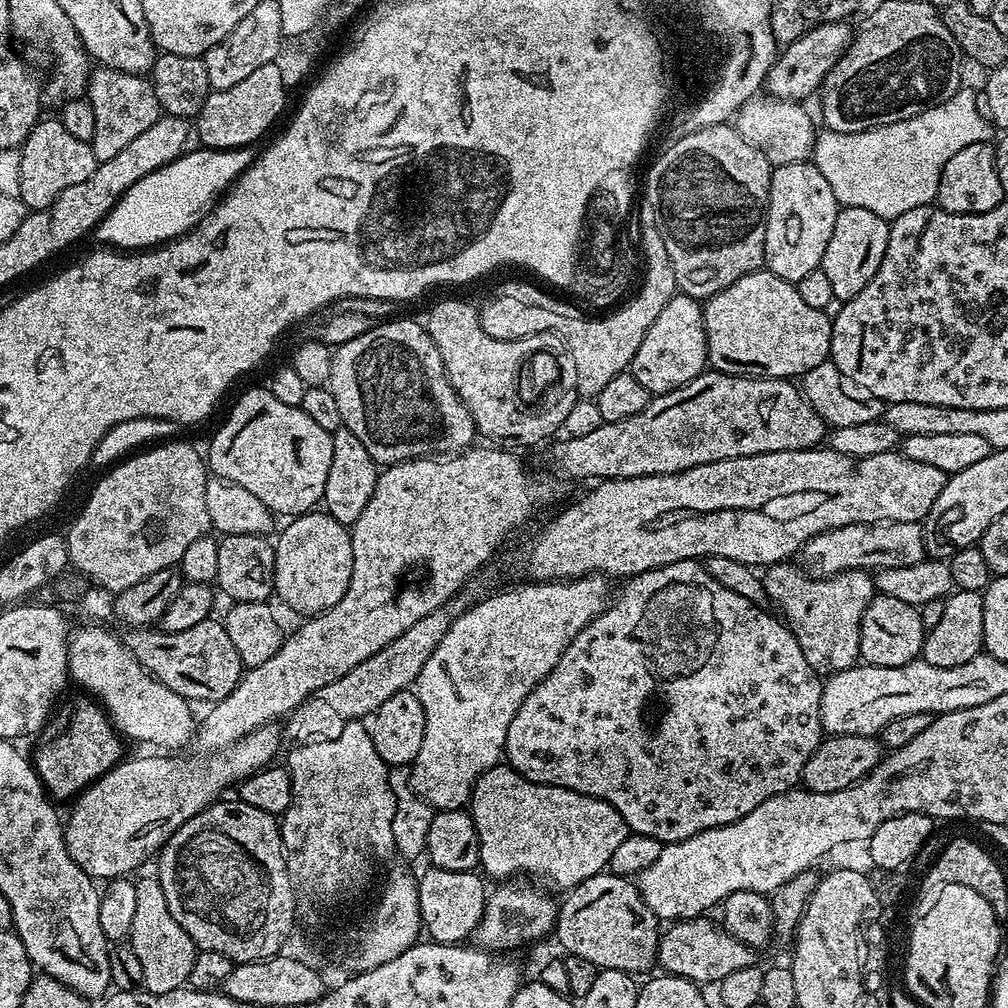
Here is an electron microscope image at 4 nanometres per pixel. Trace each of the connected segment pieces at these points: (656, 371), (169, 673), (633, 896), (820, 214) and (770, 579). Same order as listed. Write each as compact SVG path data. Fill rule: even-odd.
M677 294L670 298L670 302L666 302L662 314L654 318L654 326L646 330L646 338L642 338L638 354L634 354L630 371L634 378L638 378L638 382L642 382L642 386L646 386L649 394L659 394L681 388L705 371L707 364L708 343L701 301Z
M209 618L198 622L198 626L190 626L190 630L177 632L162 632L147 627L134 628L125 633L122 636L124 644L134 654L134 658L138 658L140 665L154 678L158 678L158 682L162 682L170 690L174 690L174 694L183 696L189 702L197 702L196 700L215 702L226 698L226 694L230 694L230 690L238 686L242 675L238 650L234 650L234 642L230 642L230 634L226 634L224 625L219 619Z
M611 870L599 872L596 876L586 878L576 888L567 889L568 896L558 904L556 913L556 926L554 937L565 949L567 955L586 958L586 962L594 962L596 969L609 968L610 970L622 970L629 974L637 974L643 968L655 965L660 950L661 921L646 906L646 902L640 896L639 887L629 877L615 876Z
M794 162L793 165L773 167L770 178L768 214L764 225L764 262L767 271L778 278L793 282L806 278L810 270L820 266L822 254L834 234L834 218L838 218L841 205L830 190L830 182L822 178L822 170L812 162Z
M792 562L767 565L762 572L767 599L780 607L779 615L794 634L798 646L802 646L802 654L806 654L806 662L810 662L817 676L827 678L857 667L862 614L866 614L866 606L870 606L874 595L873 577L867 571L850 569L811 580L812 576L800 568L795 568Z

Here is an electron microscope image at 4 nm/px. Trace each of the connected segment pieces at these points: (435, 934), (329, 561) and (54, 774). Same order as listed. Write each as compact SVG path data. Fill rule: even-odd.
M431 866L425 869L424 873L419 873L416 885L418 886L420 922L427 939L437 944L465 943L475 933L484 913L485 877L479 871L451 872Z
M313 510L303 512L301 516L289 519L288 524L280 532L280 537L275 537L274 547L274 592L281 596L296 612L304 612L305 617L315 616L318 612L330 610L346 594L350 586L350 574L354 566L354 550L352 549L352 534L345 525L329 516L327 511Z
M81 696L68 701L41 729L32 763L47 793L58 798L71 799L89 785L111 771L120 762L121 737L108 719L103 707L91 697Z

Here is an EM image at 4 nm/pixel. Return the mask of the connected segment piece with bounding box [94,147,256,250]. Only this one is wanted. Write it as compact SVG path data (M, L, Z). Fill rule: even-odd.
M251 147L234 149L205 149L185 152L172 163L152 171L145 178L139 179L116 201L116 205L111 208L106 218L94 230L94 236L104 244L120 250L142 250L150 248L188 232L199 223L200 217L209 211L213 202L235 183L237 177L241 175L252 164L256 154Z

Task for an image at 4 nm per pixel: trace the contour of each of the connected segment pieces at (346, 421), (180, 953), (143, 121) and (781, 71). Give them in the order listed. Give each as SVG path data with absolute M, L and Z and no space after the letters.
M385 319L360 337L335 345L326 386L338 402L343 427L358 434L380 466L401 464L403 460L444 458L473 447L472 439L478 436L476 423L454 386L450 386L442 354L438 354L438 346L434 346L427 327L421 321L419 324L416 320L398 319Z
M155 875L144 876L141 880L137 879L135 885L134 926L130 926L128 940L134 954L138 954L138 963L142 965L143 991L155 996L170 994L170 990L187 985L198 949L190 934L186 934L186 930L178 926L174 914L170 914L170 905L166 902L166 893L162 891L159 879Z
M93 67L88 77L86 98L90 106L94 106L94 138L91 145L97 162L106 158L115 158L129 142L134 142L134 138L139 138L145 130L150 130L150 126L154 126L154 122L162 114L158 94L154 94L154 86L147 75L135 76L113 68Z
M835 20L814 26L802 38L798 38L792 44L783 45L782 51L772 63L768 71L766 88L777 100L790 100L795 102L807 101L807 96L817 91L823 85L826 74L842 58L842 54L852 43L854 28L851 23Z

